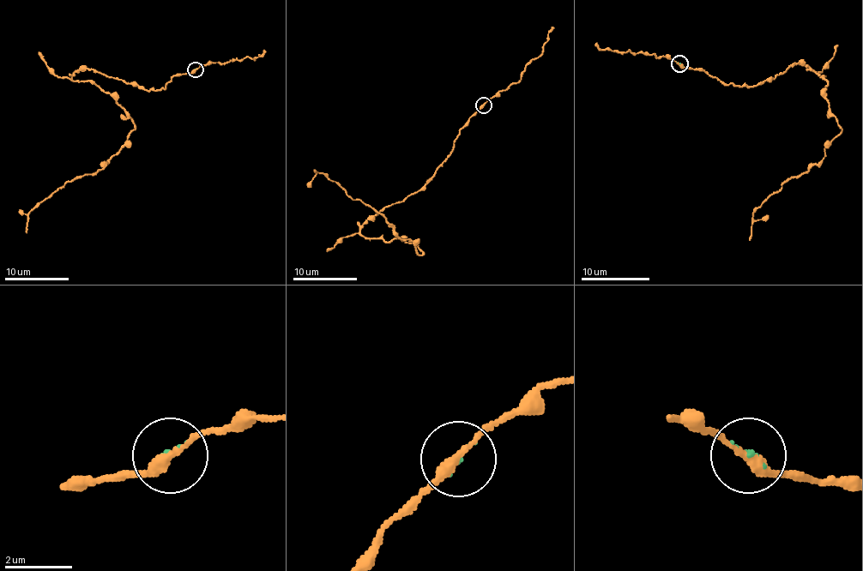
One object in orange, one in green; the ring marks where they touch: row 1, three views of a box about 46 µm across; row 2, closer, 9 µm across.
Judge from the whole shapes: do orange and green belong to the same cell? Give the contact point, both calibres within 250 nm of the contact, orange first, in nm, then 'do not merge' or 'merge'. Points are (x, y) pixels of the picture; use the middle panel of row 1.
(484, 105) | 280/80 nm | do not merge

